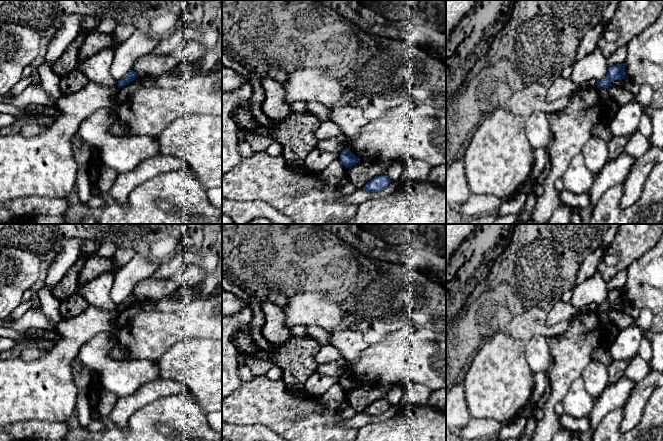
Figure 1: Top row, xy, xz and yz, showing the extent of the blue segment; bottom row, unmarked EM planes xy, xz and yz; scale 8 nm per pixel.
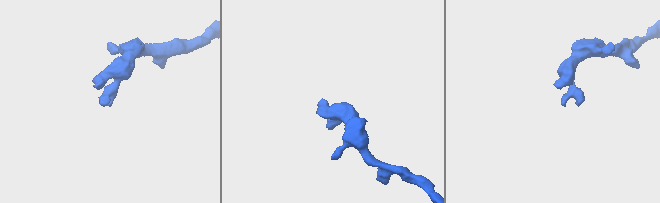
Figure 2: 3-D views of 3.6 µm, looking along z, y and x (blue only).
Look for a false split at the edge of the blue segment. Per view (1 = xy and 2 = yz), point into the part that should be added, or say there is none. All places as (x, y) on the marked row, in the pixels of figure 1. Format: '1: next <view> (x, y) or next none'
1: next none
2: next none

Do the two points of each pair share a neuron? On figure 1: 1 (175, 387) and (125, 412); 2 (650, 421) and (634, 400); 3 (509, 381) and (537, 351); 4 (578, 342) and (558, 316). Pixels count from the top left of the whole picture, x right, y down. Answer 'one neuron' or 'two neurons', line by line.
1: one neuron
2: two neurons
3: two neurons
4: two neurons

